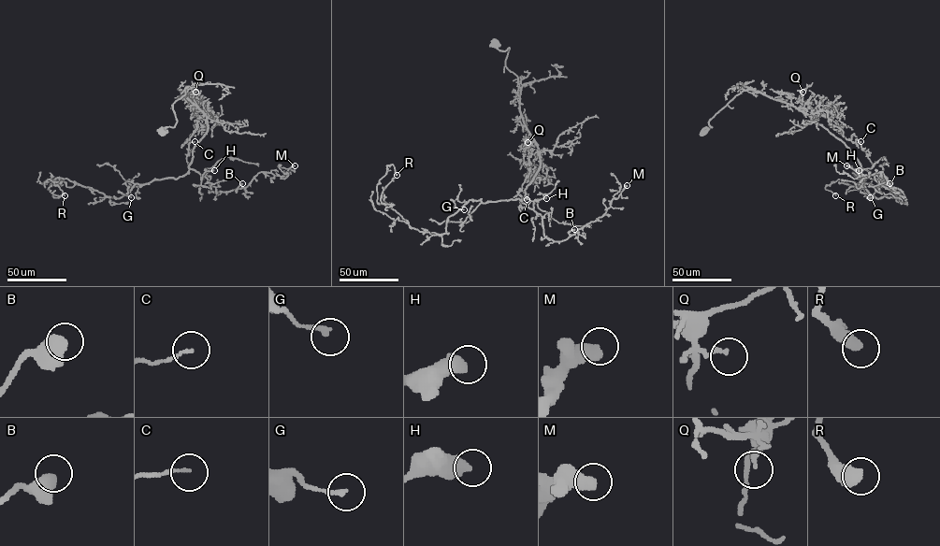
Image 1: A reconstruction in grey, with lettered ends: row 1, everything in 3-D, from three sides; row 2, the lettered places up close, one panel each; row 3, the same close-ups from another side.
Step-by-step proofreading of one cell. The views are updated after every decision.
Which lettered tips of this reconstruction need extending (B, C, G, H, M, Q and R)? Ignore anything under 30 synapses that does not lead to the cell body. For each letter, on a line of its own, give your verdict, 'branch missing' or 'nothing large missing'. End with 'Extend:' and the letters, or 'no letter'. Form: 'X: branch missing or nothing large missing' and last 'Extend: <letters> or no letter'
B: nothing large missing
C: nothing large missing
G: nothing large missing
H: nothing large missing
M: nothing large missing
Q: nothing large missing
R: nothing large missing
Extend: no letter

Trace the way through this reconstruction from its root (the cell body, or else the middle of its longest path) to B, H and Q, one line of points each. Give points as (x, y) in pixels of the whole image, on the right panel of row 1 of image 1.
B: (704, 132), (737, 94), (755, 90), (808, 114), (839, 138), (880, 184), (902, 192), (889, 183)
H: (704, 132), (737, 94), (755, 90), (808, 114), (839, 138), (869, 174), (863, 179), (859, 170)
Q: (704, 132), (712, 127), (709, 121), (744, 90), (759, 92), (798, 108), (802, 105), (799, 97), (802, 92)

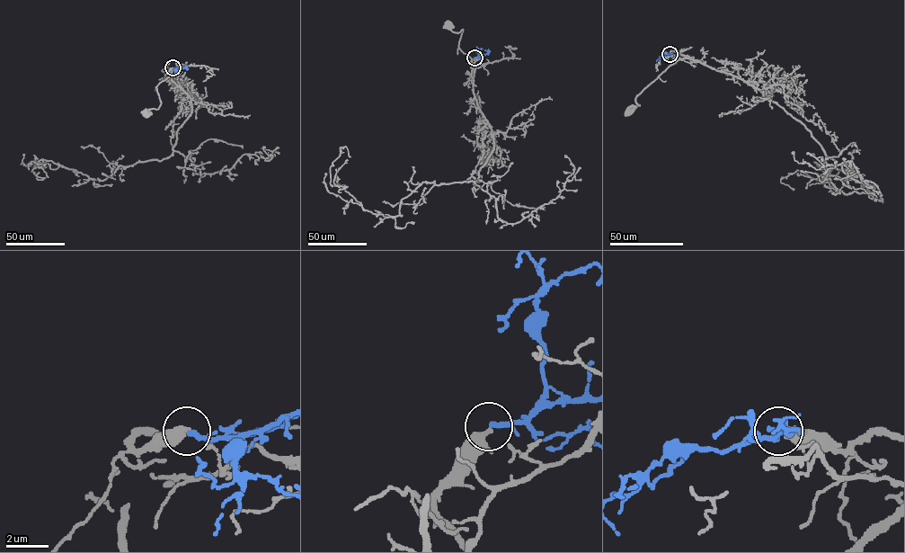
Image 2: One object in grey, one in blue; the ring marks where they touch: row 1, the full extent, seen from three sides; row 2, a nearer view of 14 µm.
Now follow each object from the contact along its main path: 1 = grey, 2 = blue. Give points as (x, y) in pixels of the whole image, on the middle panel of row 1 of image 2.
1: (475, 57), (473, 66), (471, 57), (458, 48), (463, 30), (454, 32), (448, 25)
2: (475, 57), (488, 52), (484, 50)

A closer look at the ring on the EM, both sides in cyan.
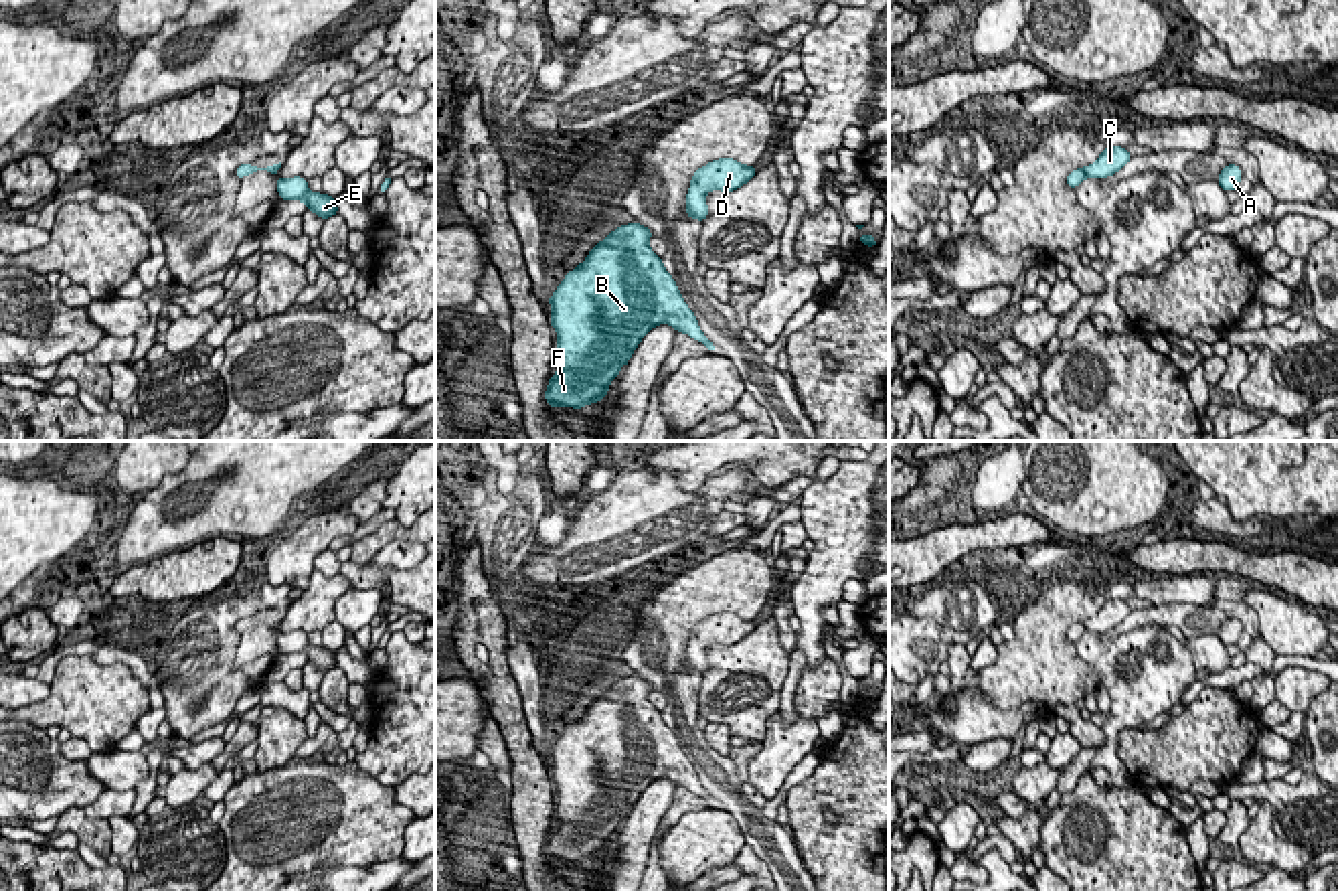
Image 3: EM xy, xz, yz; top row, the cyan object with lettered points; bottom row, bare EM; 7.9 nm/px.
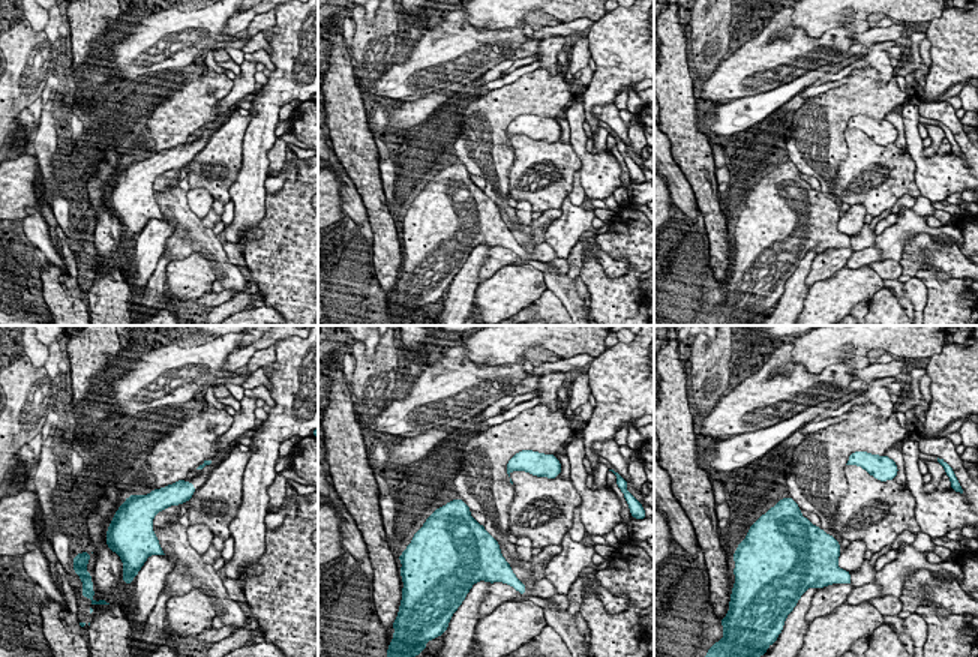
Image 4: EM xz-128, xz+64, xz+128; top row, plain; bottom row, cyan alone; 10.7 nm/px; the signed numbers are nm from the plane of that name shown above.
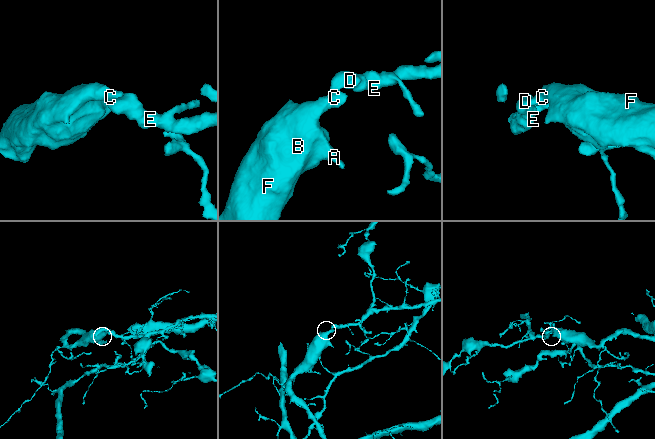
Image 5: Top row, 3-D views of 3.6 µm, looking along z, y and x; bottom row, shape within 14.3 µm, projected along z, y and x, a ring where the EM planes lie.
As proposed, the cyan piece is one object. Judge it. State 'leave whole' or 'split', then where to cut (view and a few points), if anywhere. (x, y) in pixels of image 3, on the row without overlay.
leave whole | no cut

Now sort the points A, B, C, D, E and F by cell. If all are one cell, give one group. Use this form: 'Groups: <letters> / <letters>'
Groups: A B C D E F

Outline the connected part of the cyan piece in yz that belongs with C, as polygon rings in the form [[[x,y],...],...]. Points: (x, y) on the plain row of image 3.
[[[1107,599],[1093,618],[1071,624],[1065,638],[1075,644],[1085,632],[1103,634],[1119,626],[1130,614],[1132,608],[1123,599]]]

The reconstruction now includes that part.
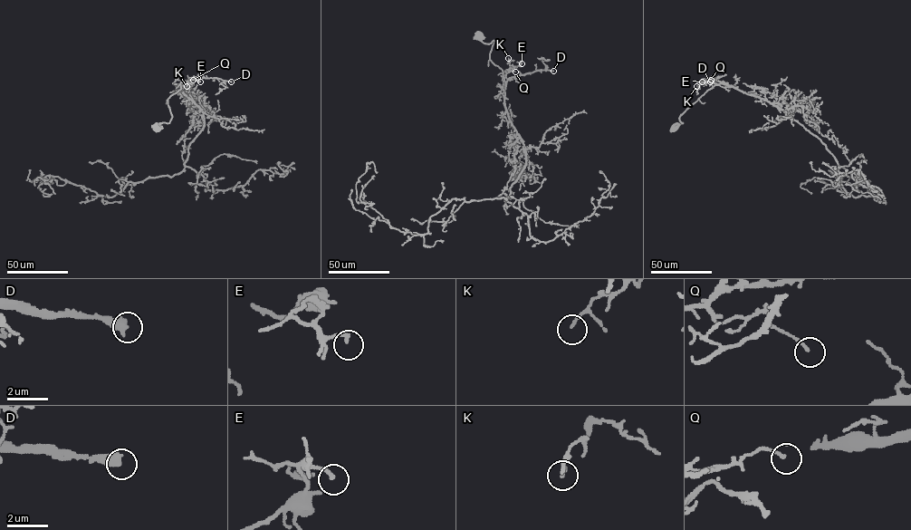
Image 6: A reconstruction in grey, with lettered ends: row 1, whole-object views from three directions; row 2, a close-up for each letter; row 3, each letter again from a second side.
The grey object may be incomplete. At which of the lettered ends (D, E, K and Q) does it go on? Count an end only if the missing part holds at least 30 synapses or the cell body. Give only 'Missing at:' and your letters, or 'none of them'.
Missing at: D

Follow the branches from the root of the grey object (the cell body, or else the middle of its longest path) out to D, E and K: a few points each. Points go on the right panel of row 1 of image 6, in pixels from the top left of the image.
D: (675, 128), (682, 123), (679, 116), (686, 109), (708, 89), (721, 82), (713, 78), (709, 78), (710, 81)
E: (675, 128), (682, 123), (679, 116), (716, 84), (706, 79), (702, 81)
K: (675, 128), (682, 123), (679, 116), (716, 84), (708, 80), (696, 86)

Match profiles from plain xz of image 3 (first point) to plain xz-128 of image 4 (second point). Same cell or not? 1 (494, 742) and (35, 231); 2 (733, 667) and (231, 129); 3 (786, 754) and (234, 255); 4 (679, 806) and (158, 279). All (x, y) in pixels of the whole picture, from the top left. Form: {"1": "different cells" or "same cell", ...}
{"1": "same cell", "2": "same cell", "3": "different cells", "4": "different cells"}

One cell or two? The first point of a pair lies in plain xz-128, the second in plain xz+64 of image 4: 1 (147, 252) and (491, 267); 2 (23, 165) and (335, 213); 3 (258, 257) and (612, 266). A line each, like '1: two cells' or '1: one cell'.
1: two cells
2: one cell
3: two cells

